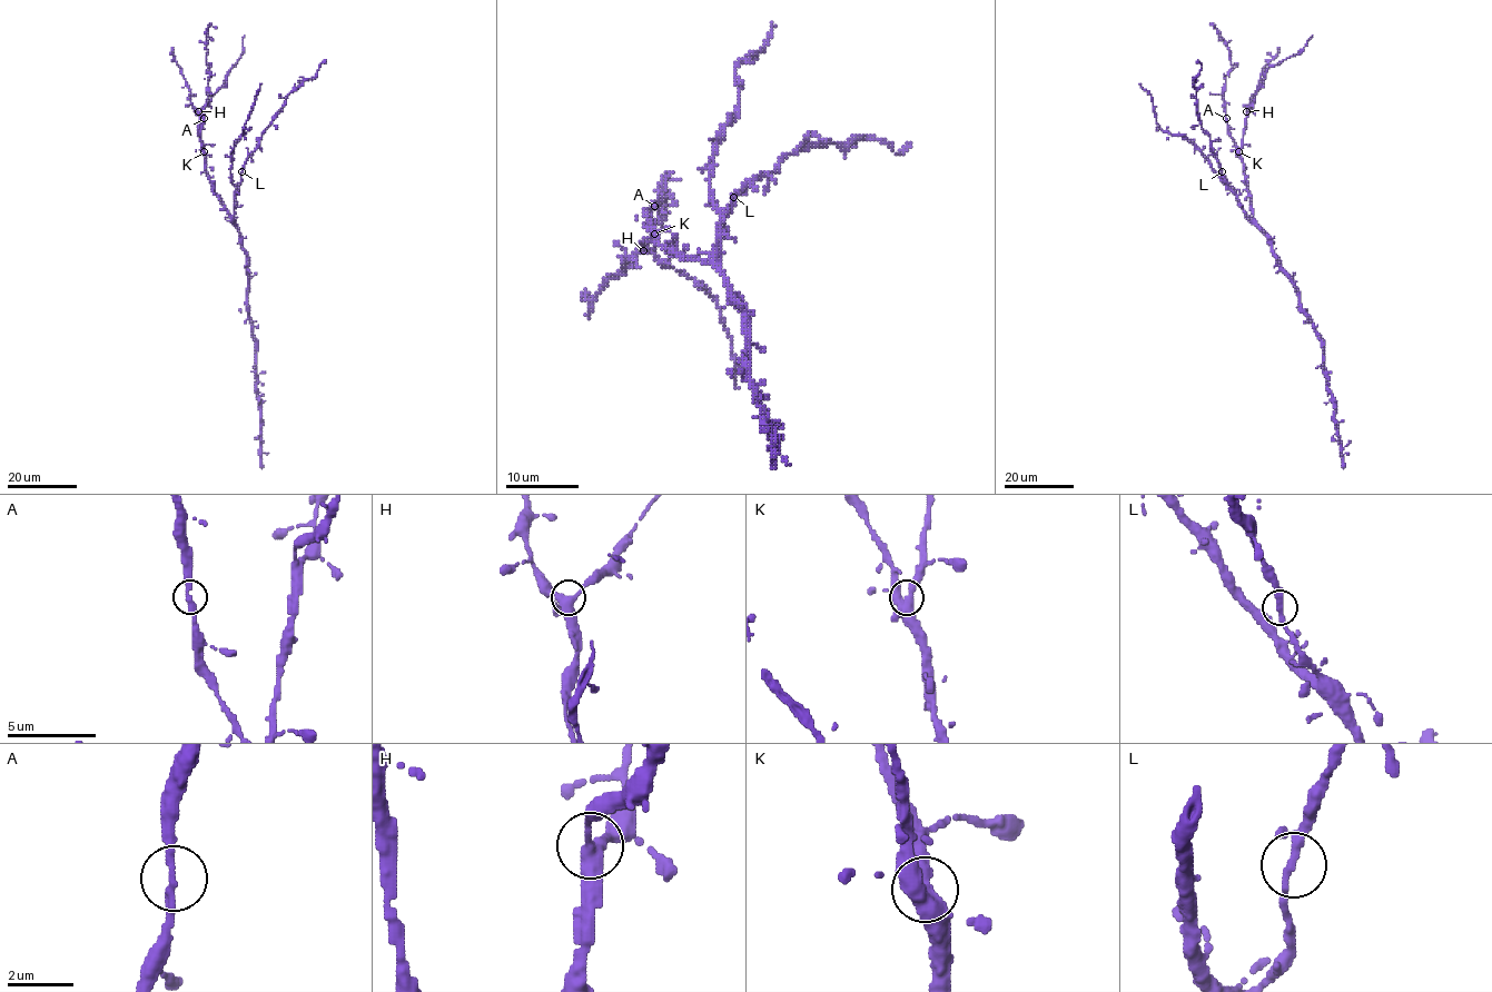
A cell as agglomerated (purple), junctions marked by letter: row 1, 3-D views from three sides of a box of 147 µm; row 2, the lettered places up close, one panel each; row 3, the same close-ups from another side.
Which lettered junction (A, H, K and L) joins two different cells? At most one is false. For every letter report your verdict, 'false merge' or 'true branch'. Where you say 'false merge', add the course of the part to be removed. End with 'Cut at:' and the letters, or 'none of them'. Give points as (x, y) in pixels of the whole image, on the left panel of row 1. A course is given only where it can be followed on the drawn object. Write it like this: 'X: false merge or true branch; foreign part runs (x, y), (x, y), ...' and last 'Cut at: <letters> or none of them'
A: true branch
H: true branch
K: true branch
L: true branch
Cut at: none of them

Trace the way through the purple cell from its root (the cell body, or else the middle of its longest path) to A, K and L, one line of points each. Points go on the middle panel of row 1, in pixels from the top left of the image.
A: (731, 288), (709, 263), (698, 257), (680, 257), (658, 240), (646, 217), (646, 211), (654, 206)
K: (731, 288), (709, 263), (672, 254), (654, 234)
L: (731, 288), (720, 266), (718, 226), (731, 209), (734, 197)

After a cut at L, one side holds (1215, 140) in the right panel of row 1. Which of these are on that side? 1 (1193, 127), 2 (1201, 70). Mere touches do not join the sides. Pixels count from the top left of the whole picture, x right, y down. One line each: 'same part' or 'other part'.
1: same part
2: same part

